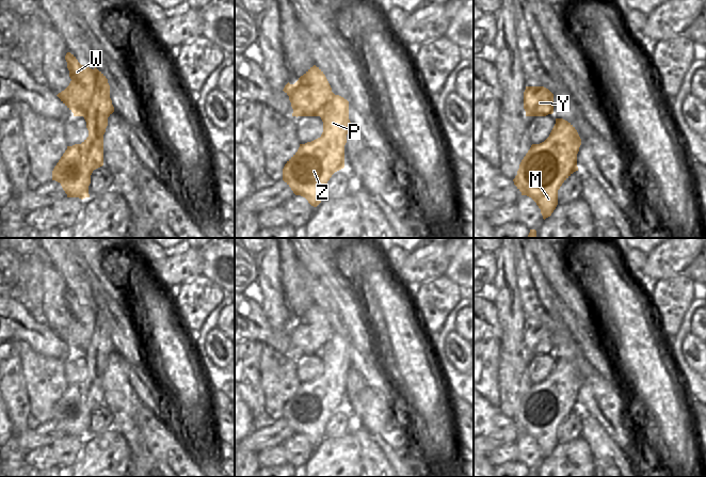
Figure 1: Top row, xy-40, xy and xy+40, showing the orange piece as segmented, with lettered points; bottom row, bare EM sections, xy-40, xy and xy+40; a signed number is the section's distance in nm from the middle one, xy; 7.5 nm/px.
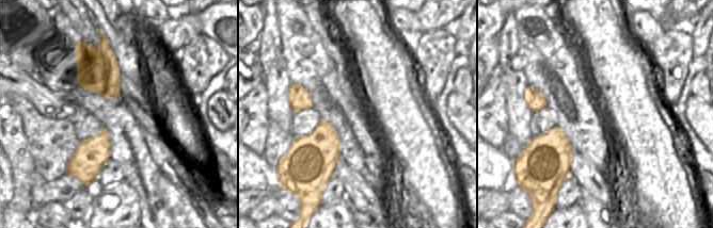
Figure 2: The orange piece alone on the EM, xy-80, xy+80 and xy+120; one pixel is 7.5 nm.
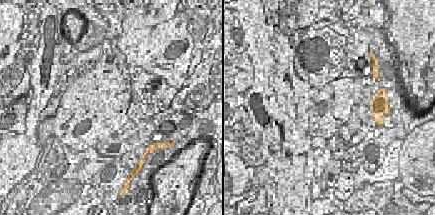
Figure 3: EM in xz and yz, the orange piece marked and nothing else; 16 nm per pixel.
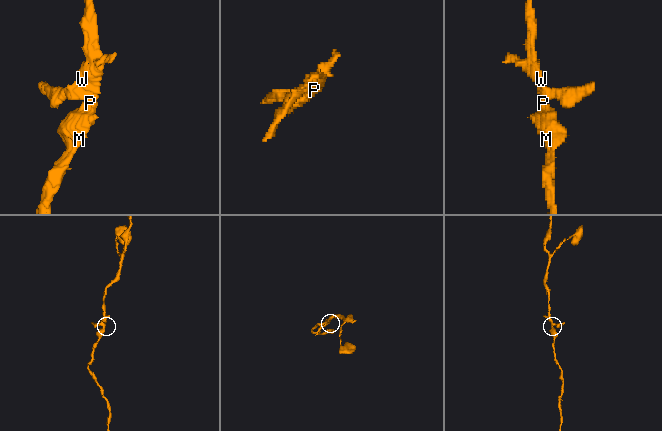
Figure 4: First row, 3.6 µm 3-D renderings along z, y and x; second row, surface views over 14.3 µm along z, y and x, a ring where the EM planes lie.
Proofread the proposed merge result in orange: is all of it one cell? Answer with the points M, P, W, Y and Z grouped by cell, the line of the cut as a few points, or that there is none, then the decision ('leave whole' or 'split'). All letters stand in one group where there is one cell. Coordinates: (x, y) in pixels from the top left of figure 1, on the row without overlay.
M P W Y Z; no cut; leave whole

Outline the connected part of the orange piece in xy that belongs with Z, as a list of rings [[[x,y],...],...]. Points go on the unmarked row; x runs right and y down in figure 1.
[[[314,304],[294,323],[289,321],[283,329],[293,348],[292,355],[320,355],[323,371],[320,377],[300,383],[298,391],[287,400],[283,408],[283,419],[295,434],[305,436],[317,446],[325,433],[325,425],[332,414],[344,407],[344,384],[351,368],[349,359],[349,340],[332,331],[332,327],[323,311]]]

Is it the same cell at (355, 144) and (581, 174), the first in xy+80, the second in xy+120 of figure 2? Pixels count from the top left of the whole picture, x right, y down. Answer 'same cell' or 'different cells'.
different cells

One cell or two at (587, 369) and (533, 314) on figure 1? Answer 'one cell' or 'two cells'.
one cell

